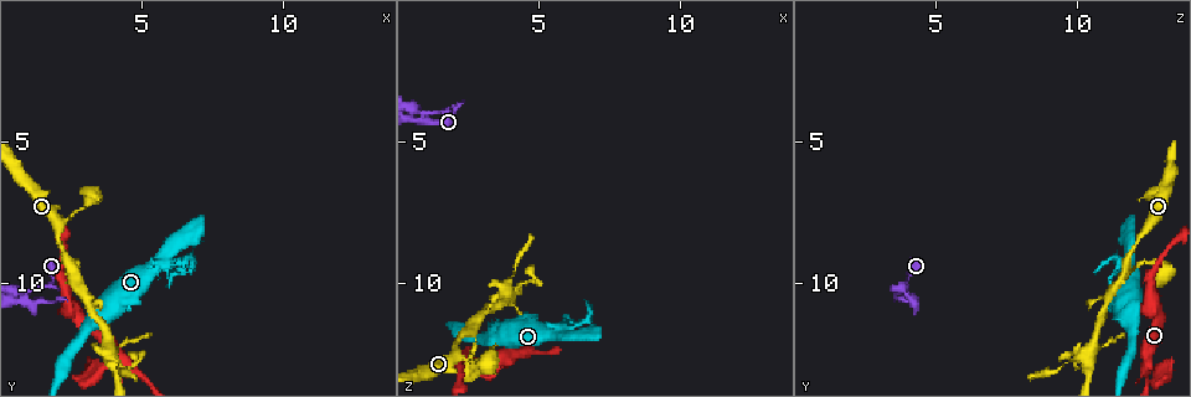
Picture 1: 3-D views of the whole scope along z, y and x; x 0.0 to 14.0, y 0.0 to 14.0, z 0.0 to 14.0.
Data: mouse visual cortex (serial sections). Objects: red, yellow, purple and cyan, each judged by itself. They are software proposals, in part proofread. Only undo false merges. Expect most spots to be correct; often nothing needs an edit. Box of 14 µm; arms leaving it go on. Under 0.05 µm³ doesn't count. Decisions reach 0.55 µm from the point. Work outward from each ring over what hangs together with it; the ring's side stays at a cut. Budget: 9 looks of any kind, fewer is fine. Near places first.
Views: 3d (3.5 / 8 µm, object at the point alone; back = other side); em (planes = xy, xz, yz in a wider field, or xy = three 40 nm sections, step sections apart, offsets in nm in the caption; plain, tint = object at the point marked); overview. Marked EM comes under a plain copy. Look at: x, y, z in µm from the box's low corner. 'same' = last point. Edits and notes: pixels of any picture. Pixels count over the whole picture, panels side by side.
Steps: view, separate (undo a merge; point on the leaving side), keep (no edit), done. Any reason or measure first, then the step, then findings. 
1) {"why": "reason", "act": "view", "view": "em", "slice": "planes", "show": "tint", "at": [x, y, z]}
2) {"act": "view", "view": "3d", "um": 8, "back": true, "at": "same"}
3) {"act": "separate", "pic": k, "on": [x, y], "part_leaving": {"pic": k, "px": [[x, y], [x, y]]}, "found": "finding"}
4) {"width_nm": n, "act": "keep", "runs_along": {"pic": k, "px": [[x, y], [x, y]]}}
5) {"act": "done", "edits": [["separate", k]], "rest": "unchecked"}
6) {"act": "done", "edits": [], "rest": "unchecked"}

{"why": "calibre changes", "act": "view", "view": "3d", "um": 3.5, "at": [3.6, 11.1, 11.6]}

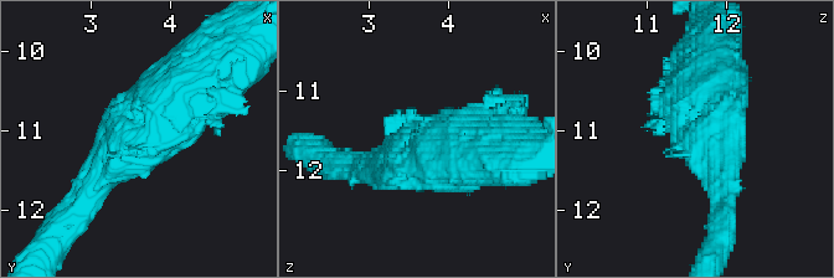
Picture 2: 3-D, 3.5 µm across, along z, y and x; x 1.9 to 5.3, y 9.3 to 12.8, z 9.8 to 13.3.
{"arm_widths_nm": [350, 700], "act": "view", "view": "em", "slice": "xy", "step": 3, "show": "tint", "at": [3.55, 11.15, 11.55]}

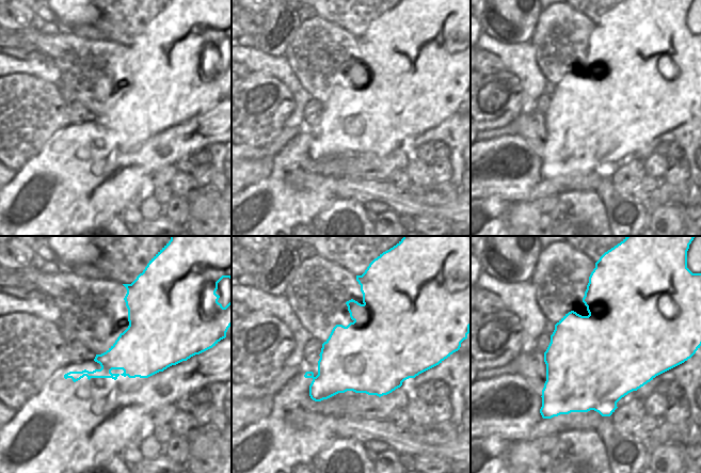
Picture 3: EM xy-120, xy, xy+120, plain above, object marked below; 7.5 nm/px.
{"act": "keep", "runs_along": {"pic": 2, "px": [[175, 82], [133, 147], [118, 155]]}, "found": "one cell here"}

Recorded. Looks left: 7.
{"why": "three arms meet", "act": "view", "view": "3d", "um": 8, "at": [2.7, 9.6, 11.8]}

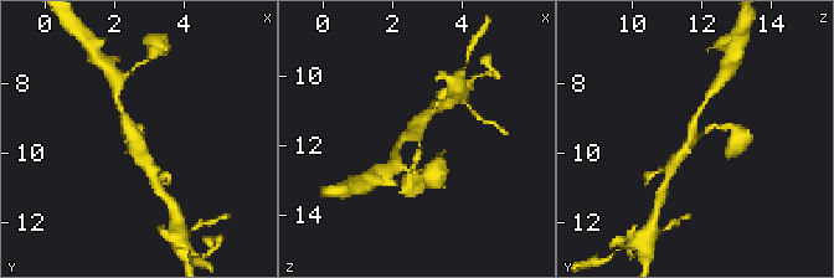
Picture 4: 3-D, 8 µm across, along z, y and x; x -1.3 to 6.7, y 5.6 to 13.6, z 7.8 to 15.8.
{"act": "view", "view": "3d", "um": 3.5, "at": [2.7, 9.6, 11.8]}

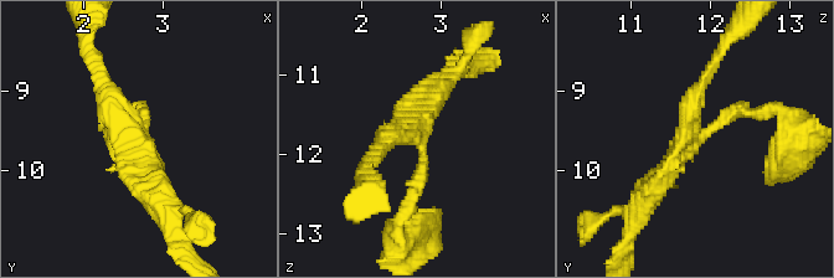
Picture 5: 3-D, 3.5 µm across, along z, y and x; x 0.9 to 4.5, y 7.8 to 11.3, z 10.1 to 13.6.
{"arms": 3, "arm_widths_nm": [200, 200, 300], "act": "view", "view": "em", "slice": "xy", "step": 1, "show": "tint", "at": [2.65, 9.60, 11.70]}

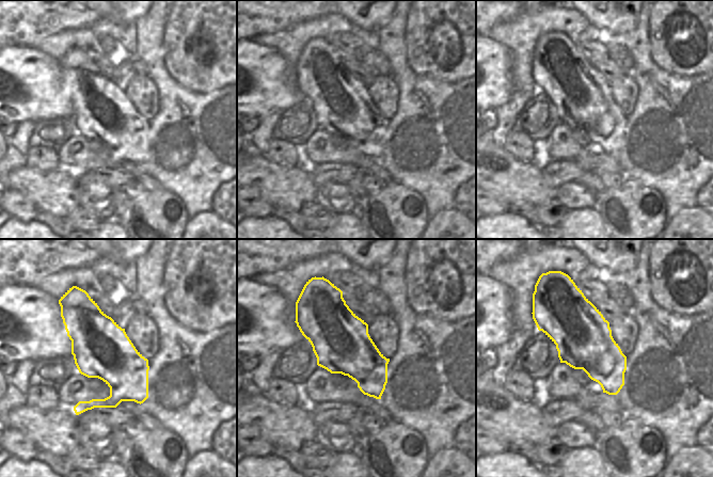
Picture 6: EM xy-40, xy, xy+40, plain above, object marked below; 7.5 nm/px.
{"act": "keep", "found": "continuous, no second cell"}

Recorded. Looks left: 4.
{"why": "two arms at a narrow angle", "act": "view", "view": "3d", "um": 3.5, "at": [3.9, 12.7, 10.4]}

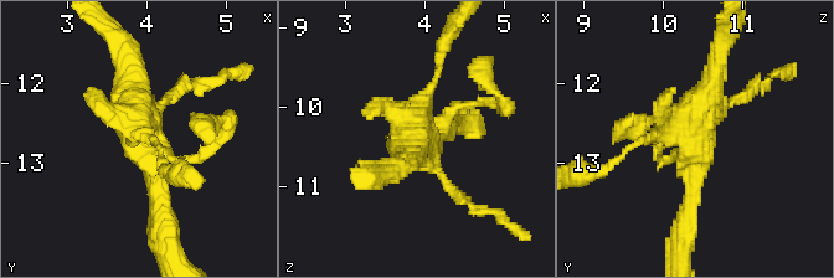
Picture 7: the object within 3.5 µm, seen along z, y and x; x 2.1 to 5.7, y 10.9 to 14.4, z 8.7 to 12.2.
{"why": "need the tissue", "act": "view", "view": "em", "slice": "xy", "step": 5, "show": "tint", "at": [3.90, 12.70, 10.40]}

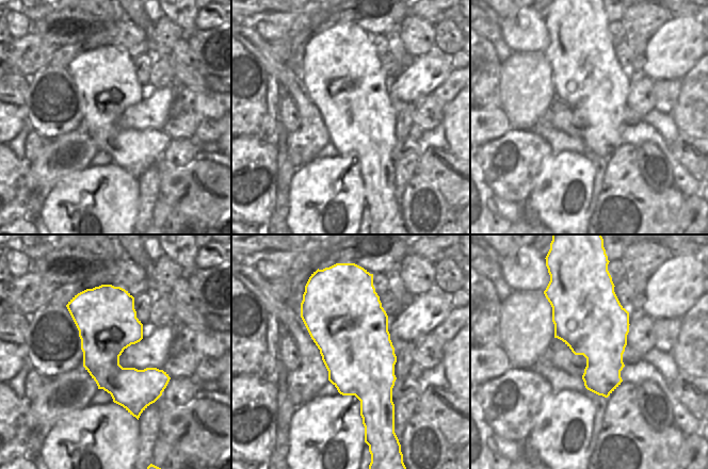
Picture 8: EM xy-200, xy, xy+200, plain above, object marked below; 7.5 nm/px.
{"act": "keep", "runs_along": {"pic": 7, "px": [[121, 47], [159, 199]]}, "found": "continuous, no second cell"}

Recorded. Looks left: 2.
{"act": "done", "edits": [], "rest": "unchecked"}

